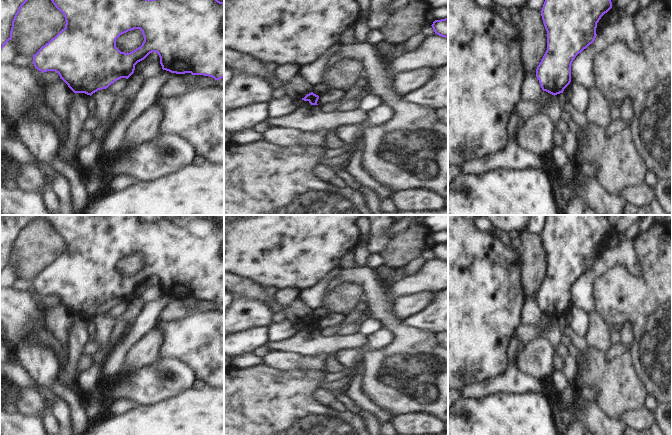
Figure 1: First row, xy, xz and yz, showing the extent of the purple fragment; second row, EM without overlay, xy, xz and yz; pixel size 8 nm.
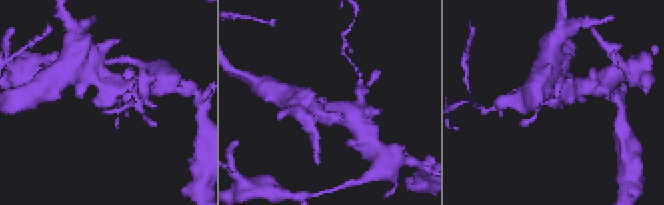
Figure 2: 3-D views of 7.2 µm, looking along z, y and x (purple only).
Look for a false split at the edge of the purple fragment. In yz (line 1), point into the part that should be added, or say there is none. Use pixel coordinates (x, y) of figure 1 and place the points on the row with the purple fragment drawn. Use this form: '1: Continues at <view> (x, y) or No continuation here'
1: No continuation here

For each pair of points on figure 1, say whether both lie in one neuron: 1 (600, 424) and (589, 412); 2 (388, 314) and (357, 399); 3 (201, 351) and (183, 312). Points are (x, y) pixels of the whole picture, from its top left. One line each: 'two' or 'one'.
1: one
2: two
3: two

